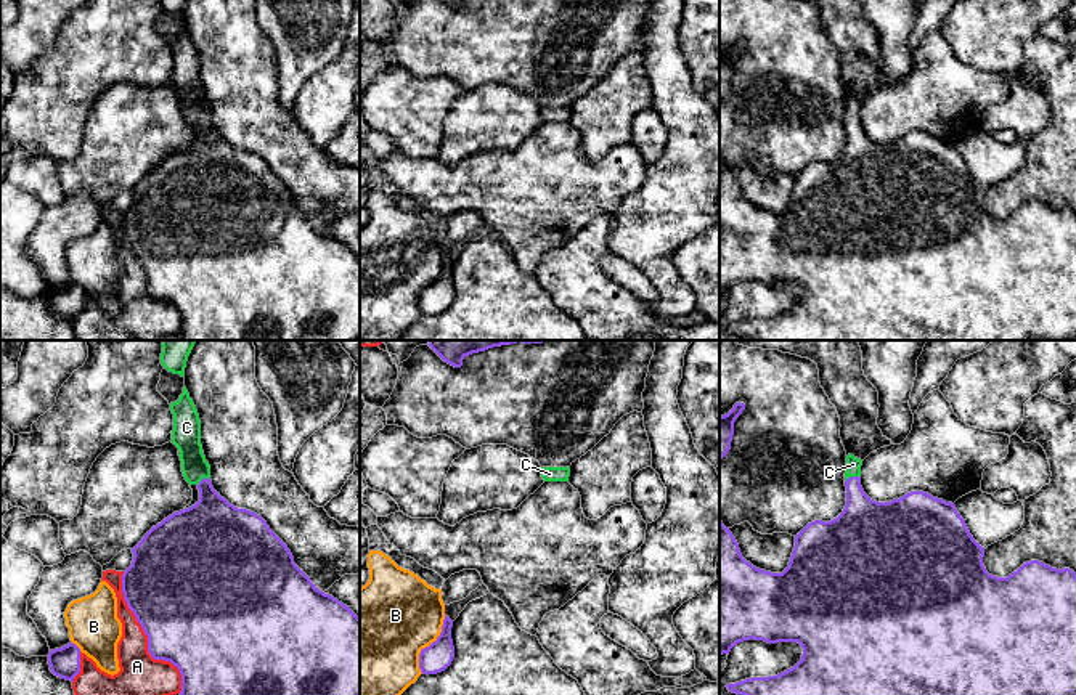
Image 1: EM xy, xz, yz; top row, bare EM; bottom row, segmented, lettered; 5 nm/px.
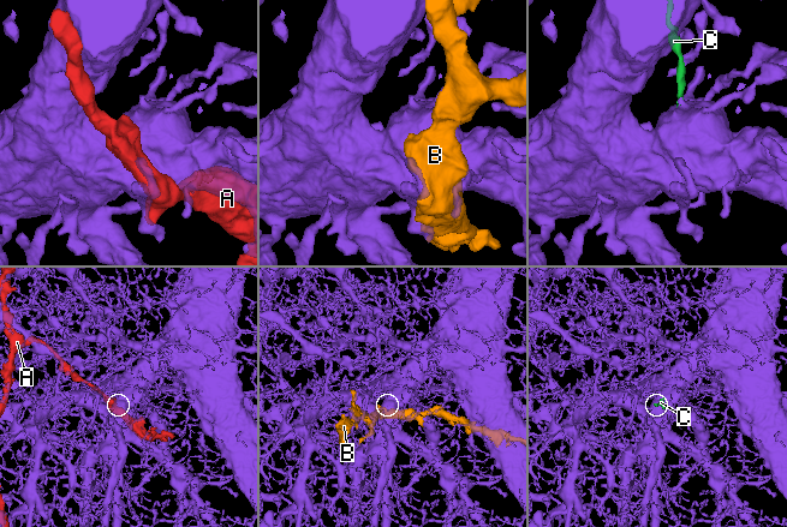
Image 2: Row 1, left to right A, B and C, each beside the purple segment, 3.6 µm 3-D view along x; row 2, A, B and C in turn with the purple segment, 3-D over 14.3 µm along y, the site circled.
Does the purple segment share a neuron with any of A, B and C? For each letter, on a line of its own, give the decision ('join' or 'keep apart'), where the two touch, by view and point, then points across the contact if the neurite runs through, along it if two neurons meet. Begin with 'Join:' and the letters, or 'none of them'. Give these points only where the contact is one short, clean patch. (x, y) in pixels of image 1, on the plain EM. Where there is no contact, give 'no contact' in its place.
Join: C
A: keep apart; meets purple in xy at (148, 280)
B: keep apart; meets purple in xz at (431, 284)
C: join; meets purple in yz at (851, 117); runs through yz (864, 166), (851, 117), (853, 105)

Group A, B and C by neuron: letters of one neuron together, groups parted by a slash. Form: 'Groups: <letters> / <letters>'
Groups: A / B / C

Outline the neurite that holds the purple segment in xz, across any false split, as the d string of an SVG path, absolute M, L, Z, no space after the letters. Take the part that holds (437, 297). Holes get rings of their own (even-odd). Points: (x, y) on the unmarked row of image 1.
M445 255L442 273L437 281L421 291L419 310L422 315L437 315L445 311L451 305L454 299L451 266L453 262Z

